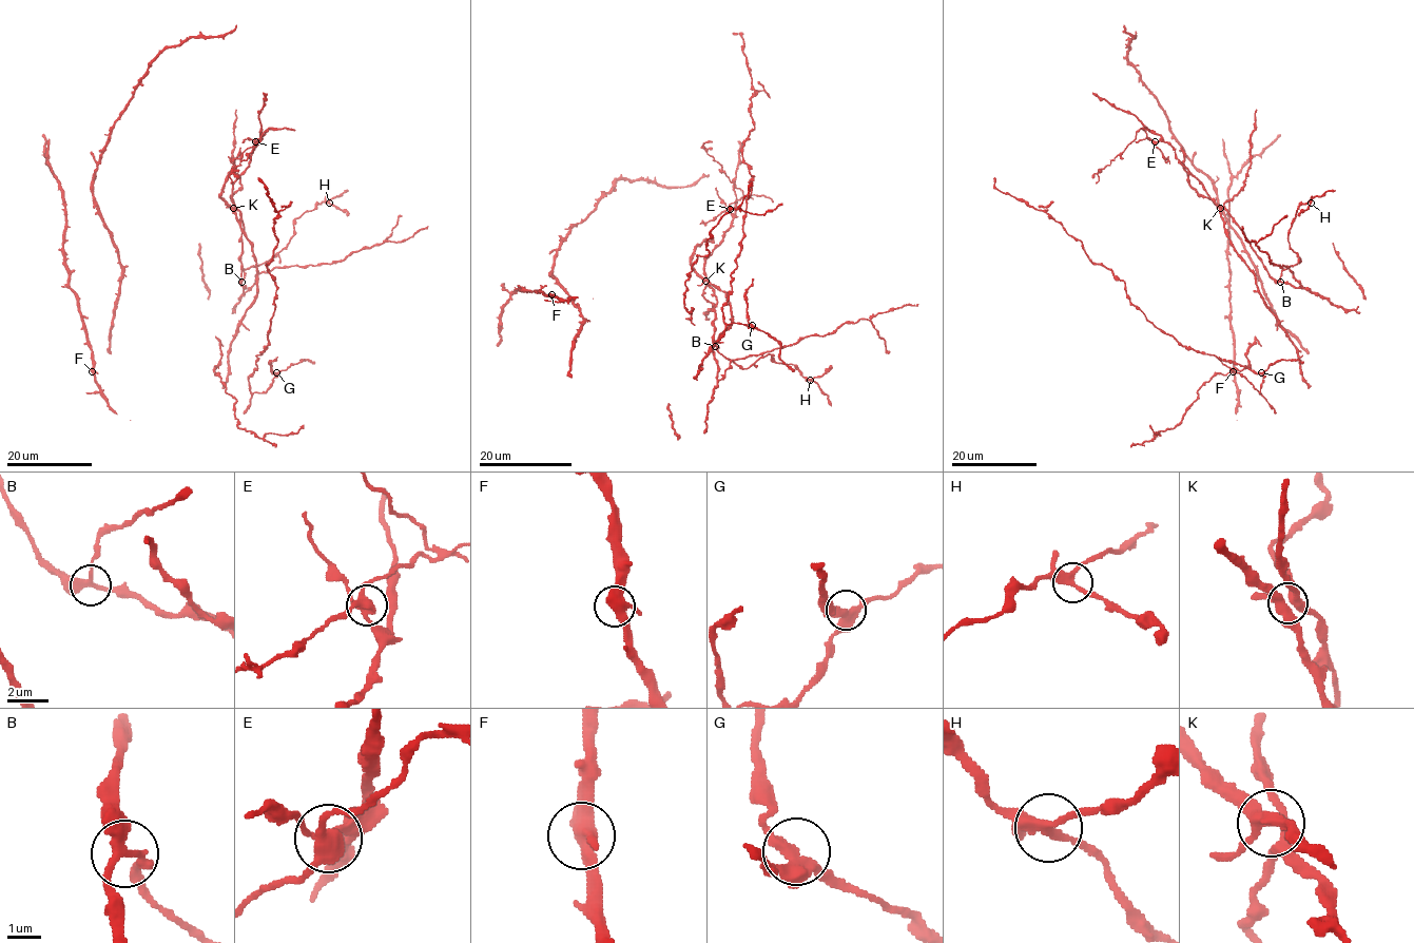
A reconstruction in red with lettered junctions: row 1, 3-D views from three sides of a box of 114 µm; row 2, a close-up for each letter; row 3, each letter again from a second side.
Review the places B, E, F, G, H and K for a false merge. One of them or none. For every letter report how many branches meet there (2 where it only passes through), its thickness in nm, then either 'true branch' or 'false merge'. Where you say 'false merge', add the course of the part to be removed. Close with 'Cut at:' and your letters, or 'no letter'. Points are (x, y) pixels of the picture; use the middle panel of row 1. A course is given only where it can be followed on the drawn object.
B: 3 branches meet; 280 nm thick; true branch
E: 4 branches meet; 400 nm thick; false merge; foreign part runs (730, 209), (729, 205), (739, 200), (742, 192), (702, 145)
F: 3 branches meet; 400 nm thick; true branch
G: 3 branches meet; 280 nm thick; true branch
H: 4 branches meet; 280 nm thick; true branch
K: 4 branches meet; 360 nm thick; true branch
Cut at: E

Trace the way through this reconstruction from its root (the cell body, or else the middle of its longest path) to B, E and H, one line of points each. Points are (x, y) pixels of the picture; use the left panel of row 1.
B: (233, 185), (232, 203), (243, 223), (241, 282)
E: (233, 185), (248, 166), (255, 142)
H: (233, 185), (232, 203), (243, 223), (241, 281), (244, 269), (271, 260), (287, 245), (296, 218), (329, 203)

